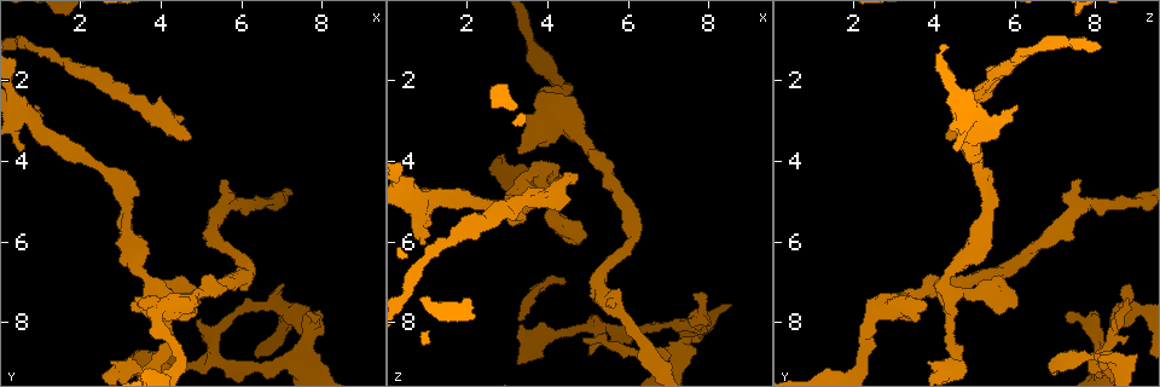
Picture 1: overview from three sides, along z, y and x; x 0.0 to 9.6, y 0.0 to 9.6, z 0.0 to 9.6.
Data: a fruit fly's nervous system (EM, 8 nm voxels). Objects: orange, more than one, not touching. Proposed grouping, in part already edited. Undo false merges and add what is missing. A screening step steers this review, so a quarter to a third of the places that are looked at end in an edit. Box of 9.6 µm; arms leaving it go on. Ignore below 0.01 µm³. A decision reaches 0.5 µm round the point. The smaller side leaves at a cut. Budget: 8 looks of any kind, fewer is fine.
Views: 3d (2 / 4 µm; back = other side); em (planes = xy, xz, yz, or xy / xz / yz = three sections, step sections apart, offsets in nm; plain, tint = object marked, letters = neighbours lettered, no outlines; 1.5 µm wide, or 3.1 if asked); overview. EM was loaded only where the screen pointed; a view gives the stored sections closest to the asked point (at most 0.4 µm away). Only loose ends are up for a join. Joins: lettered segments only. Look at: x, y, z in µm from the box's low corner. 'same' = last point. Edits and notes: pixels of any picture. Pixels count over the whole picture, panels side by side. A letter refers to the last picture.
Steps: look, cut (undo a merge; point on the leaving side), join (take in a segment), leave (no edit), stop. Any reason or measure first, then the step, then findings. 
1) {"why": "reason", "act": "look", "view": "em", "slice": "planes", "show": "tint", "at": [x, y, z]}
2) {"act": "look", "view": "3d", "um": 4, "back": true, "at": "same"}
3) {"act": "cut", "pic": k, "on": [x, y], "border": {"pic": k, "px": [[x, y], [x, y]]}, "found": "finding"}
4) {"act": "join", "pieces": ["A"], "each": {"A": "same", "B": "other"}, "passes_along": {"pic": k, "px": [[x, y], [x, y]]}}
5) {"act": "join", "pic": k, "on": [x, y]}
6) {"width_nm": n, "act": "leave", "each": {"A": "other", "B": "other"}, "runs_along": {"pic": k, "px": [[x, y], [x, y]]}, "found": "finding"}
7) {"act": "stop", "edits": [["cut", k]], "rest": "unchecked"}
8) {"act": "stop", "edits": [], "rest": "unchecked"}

{"why": "branch stops here", "act": "look", "view": "em", "slice": "planes", "show": "letters", "at": [3.25, 8.80, 9.00]}

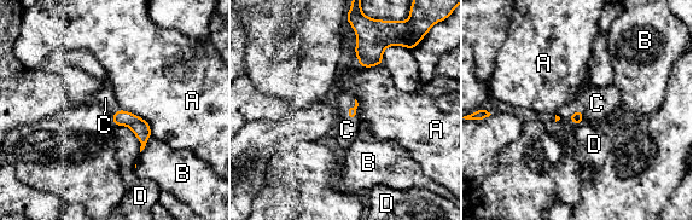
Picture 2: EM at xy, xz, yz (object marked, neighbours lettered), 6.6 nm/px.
{"act": "join", "pieces": ["C"], "each": {"A": "other", "B": "other", "C": "same", "D": "other"}, "found": "it goes on there"}

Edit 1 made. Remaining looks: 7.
{"why": "free end", "act": "look", "view": "em", "slice": "xy", "step": 8, "show": "letters", "at": [4.75, 3.35, 4.30]}

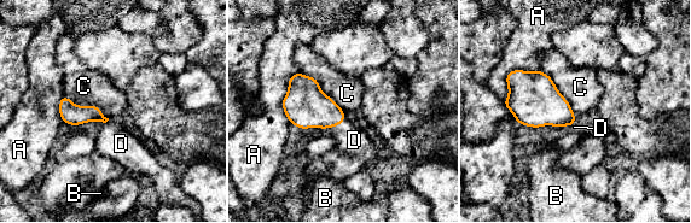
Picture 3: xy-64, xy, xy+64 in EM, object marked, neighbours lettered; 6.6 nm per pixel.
{"act": "join", "pieces": ["D"], "each": {"A": "other", "B": "other", "C": "other", "D": "same"}, "found": "the cell continues"}

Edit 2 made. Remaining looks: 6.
{"why": "branch stops here", "act": "look", "view": "em", "slice": "planes", "show": "letters", "at": [0.95, 2.65, 6.05]}

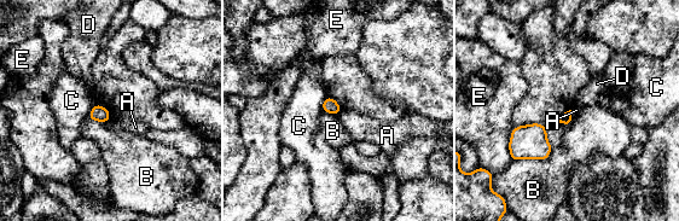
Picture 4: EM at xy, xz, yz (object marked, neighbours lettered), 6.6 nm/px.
{"act": "leave", "each": {"A": "other", "B": "other", "C": "other", "D": "other", "E": "other"}, "found": "no lettered segment goes on from it"}

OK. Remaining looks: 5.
{"why": "branch stops here", "act": "look", "view": "em", "slice": "xy", "step": 4, "show": "tint", "at": [7.00, 7.05, 8.85]}

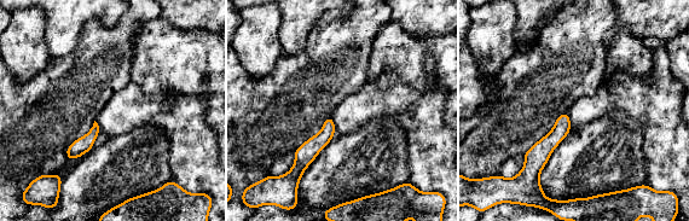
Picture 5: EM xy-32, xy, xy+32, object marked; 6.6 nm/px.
{"why": "cut it another way", "act": "look", "view": "em", "slice": "planes", "show": "letters", "at": "same"}

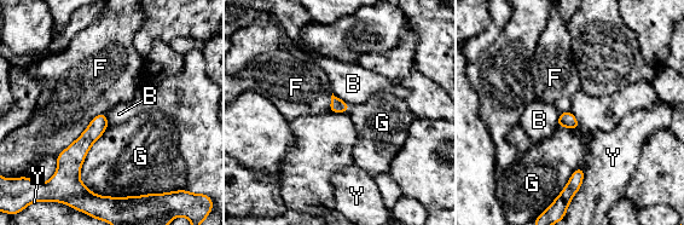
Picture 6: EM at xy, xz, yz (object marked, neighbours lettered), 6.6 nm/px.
{"act": "leave", "each": {"B": "other", "F": "other", "G": "other", "Y": "other"}, "runs_along": {"pic": 6, "px": [[102, 116], [75, 154], [75, 174]]}, "found": "no lettered segment goes on from it"}

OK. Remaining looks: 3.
{"act": "stop", "edits": [["join", 2], ["join", 3]], "rest": "unchecked"}

